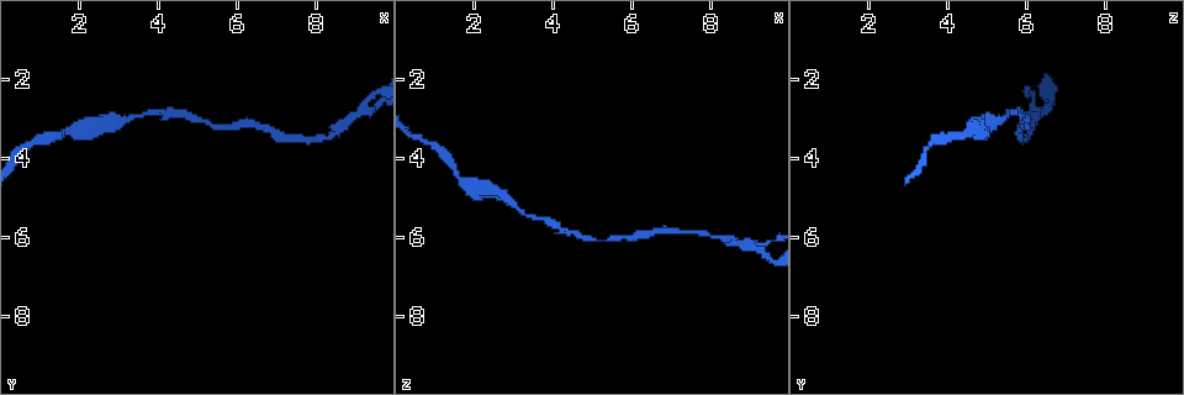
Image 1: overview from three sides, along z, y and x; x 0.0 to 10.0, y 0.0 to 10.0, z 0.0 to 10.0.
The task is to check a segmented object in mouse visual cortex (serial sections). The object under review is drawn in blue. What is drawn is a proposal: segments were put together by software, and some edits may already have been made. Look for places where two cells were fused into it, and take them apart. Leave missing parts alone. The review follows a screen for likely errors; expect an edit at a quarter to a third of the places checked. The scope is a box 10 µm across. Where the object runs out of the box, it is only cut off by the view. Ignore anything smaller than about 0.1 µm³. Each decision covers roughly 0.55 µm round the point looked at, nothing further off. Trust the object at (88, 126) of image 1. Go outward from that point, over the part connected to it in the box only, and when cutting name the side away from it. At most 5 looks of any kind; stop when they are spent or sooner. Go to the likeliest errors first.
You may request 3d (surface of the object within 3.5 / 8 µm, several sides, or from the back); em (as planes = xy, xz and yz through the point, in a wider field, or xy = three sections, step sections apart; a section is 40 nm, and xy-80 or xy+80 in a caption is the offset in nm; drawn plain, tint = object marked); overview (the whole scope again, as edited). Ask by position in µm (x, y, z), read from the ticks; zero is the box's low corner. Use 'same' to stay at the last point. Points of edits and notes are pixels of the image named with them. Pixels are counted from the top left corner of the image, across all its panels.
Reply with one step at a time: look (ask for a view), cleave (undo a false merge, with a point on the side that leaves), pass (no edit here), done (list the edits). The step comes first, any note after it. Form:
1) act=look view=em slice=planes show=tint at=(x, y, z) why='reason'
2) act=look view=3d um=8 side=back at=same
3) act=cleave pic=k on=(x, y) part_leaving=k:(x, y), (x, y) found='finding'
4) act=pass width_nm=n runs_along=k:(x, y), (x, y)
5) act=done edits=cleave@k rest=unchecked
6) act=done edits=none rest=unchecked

act=look view=3d um=3.5 side=back at=(3.20, 3.05, 5.30) why='calibre changes'

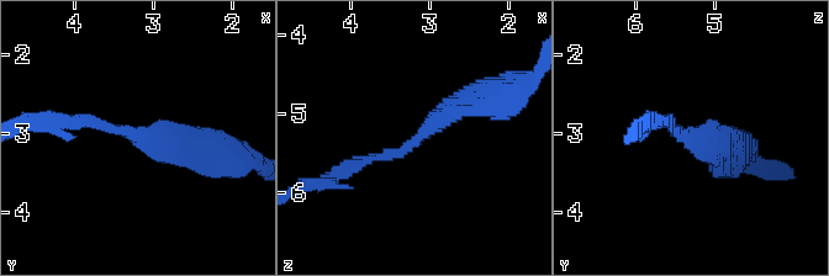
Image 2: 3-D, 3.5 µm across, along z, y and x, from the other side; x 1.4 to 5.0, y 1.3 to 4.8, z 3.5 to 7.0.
act=look view=em slice=xy step=5 show=tint at=(3.15, 3.05, 5.35) arm_widths_nm=150,300 why='shape alone is not enough'

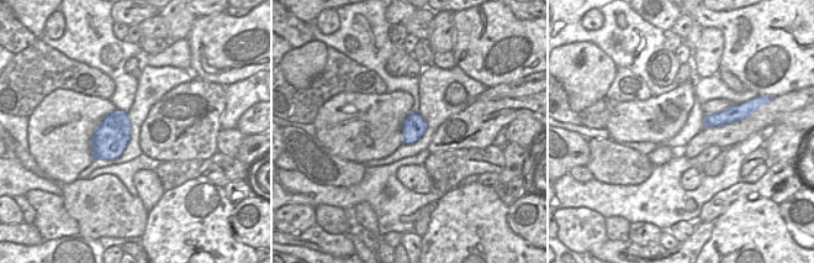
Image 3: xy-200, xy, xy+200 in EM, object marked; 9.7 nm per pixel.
act=pass runs_along=2:(482, 96), (449, 109), (400, 153), (343, 173) found='all the same cell'

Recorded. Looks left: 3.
act=look view=3d um=3.5 at=(9.10, 2.90, 6.30) why='two arms in line, one across'

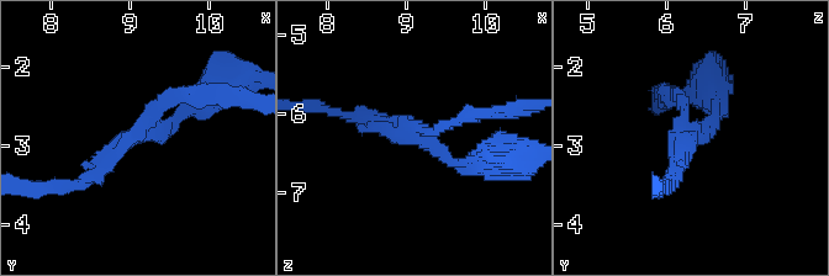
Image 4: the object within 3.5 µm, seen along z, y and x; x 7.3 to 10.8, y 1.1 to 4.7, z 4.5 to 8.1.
act=look view=em slice=planes show=tint at=(9.10, 2.85, 6.35) arms=3 arm_widths_nm=150,150,150 why='need the tissue'

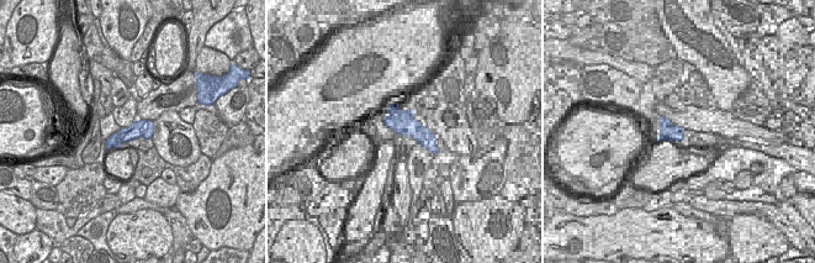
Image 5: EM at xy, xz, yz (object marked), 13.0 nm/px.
act=look view=em slice=xy step=3 show=tint at=same why='cut it another way'

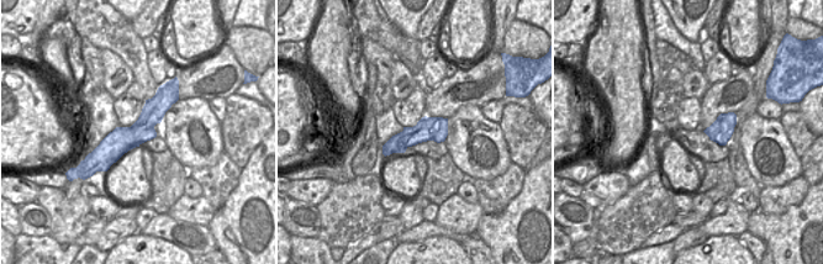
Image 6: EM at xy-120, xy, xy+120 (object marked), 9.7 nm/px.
act=cleave pic=4 on=(705, 106) border=6:(153, 126), (146, 130), (130, 127) found='two cells meet here'

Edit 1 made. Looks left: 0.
act=done edits=cleave@4 rest=unchecked

